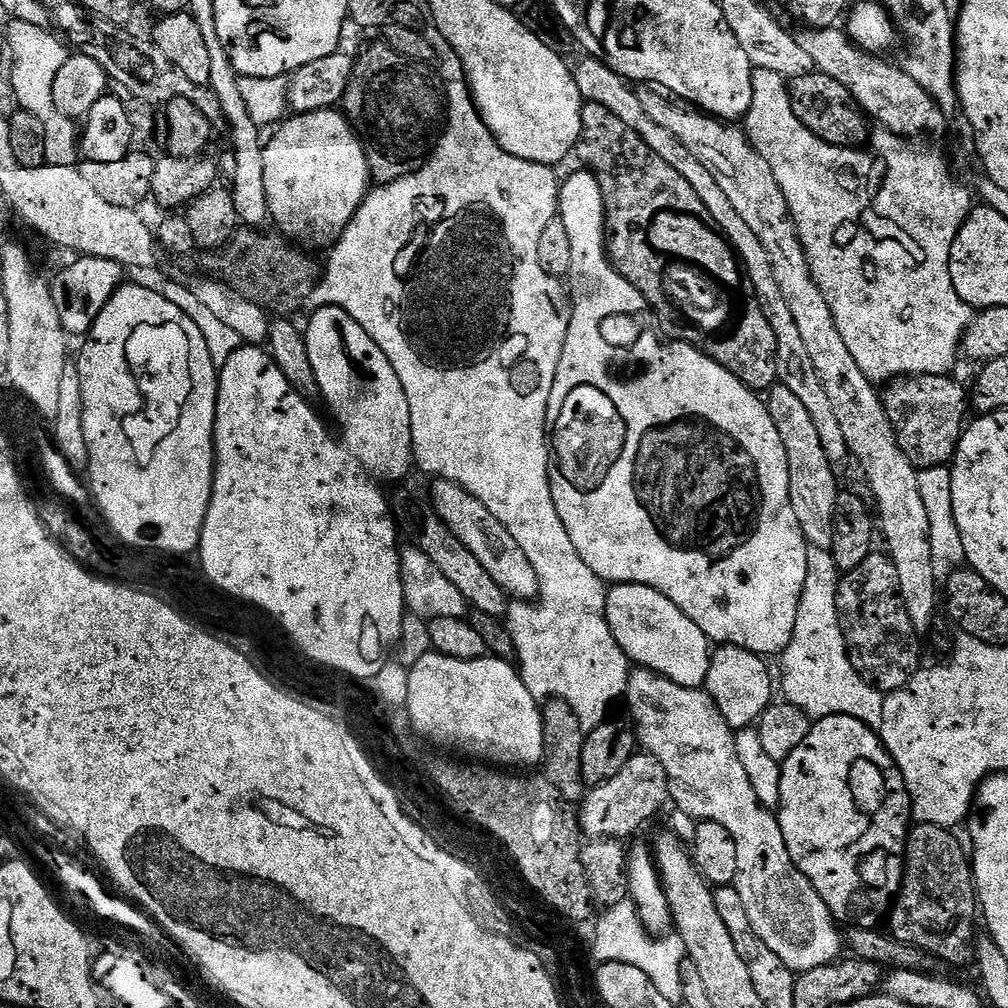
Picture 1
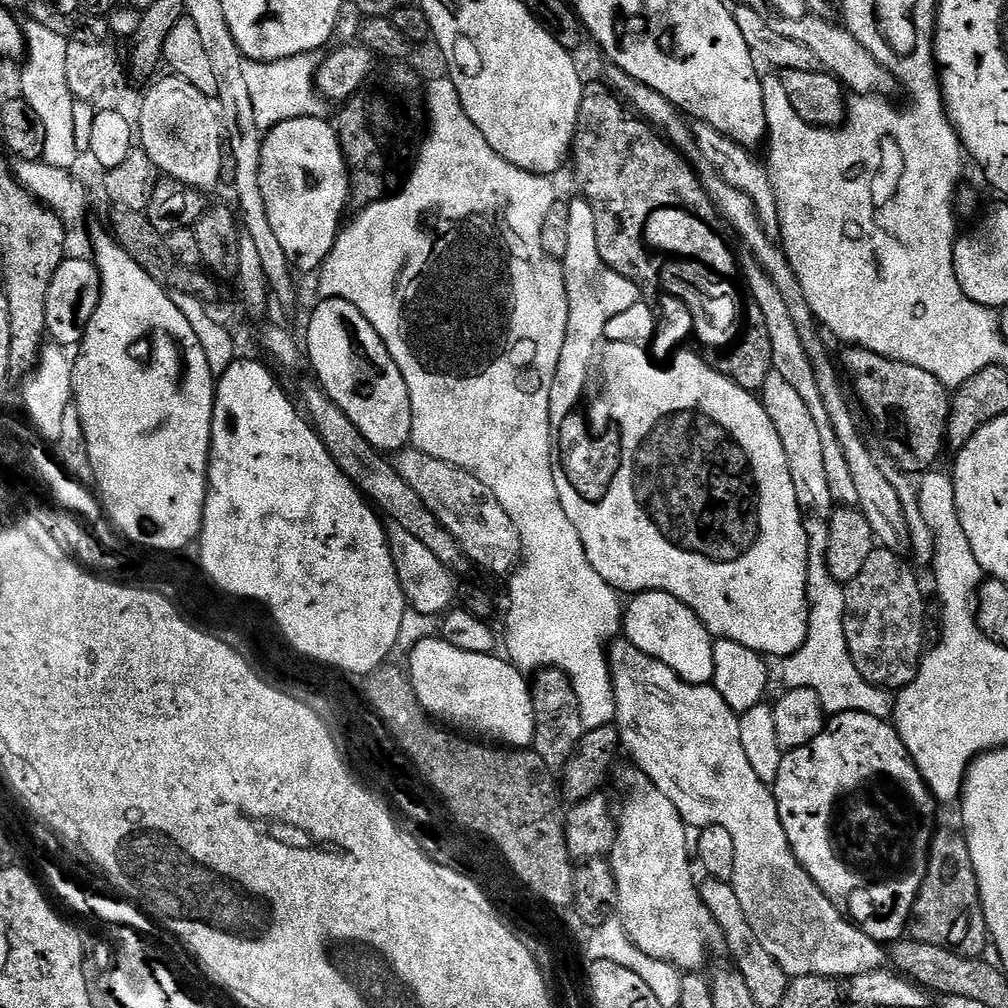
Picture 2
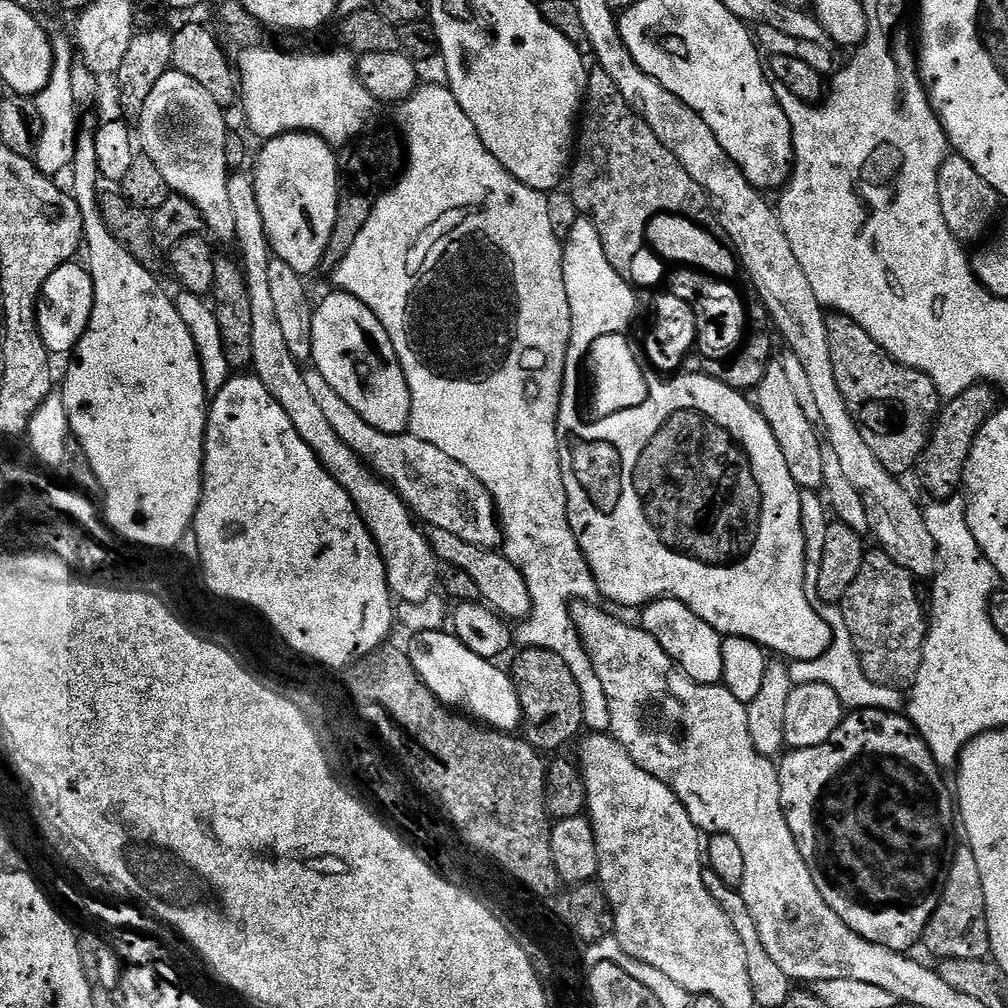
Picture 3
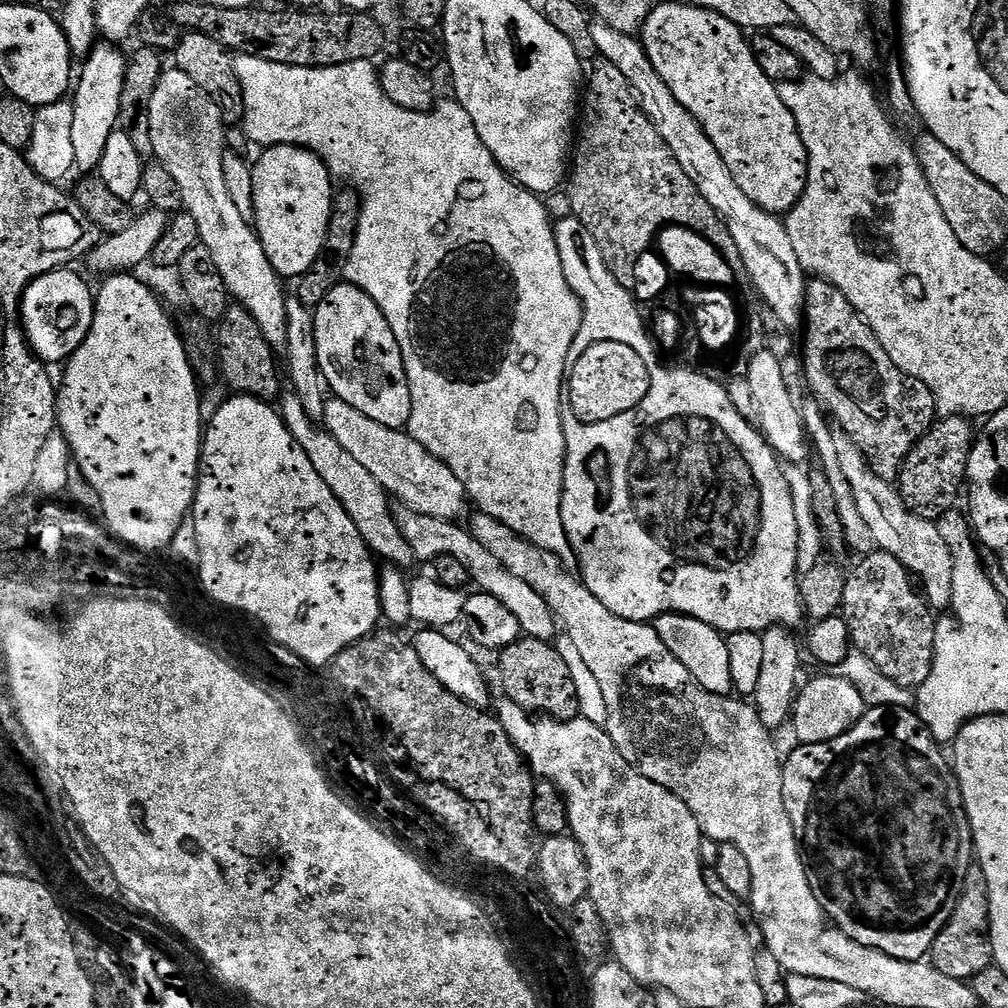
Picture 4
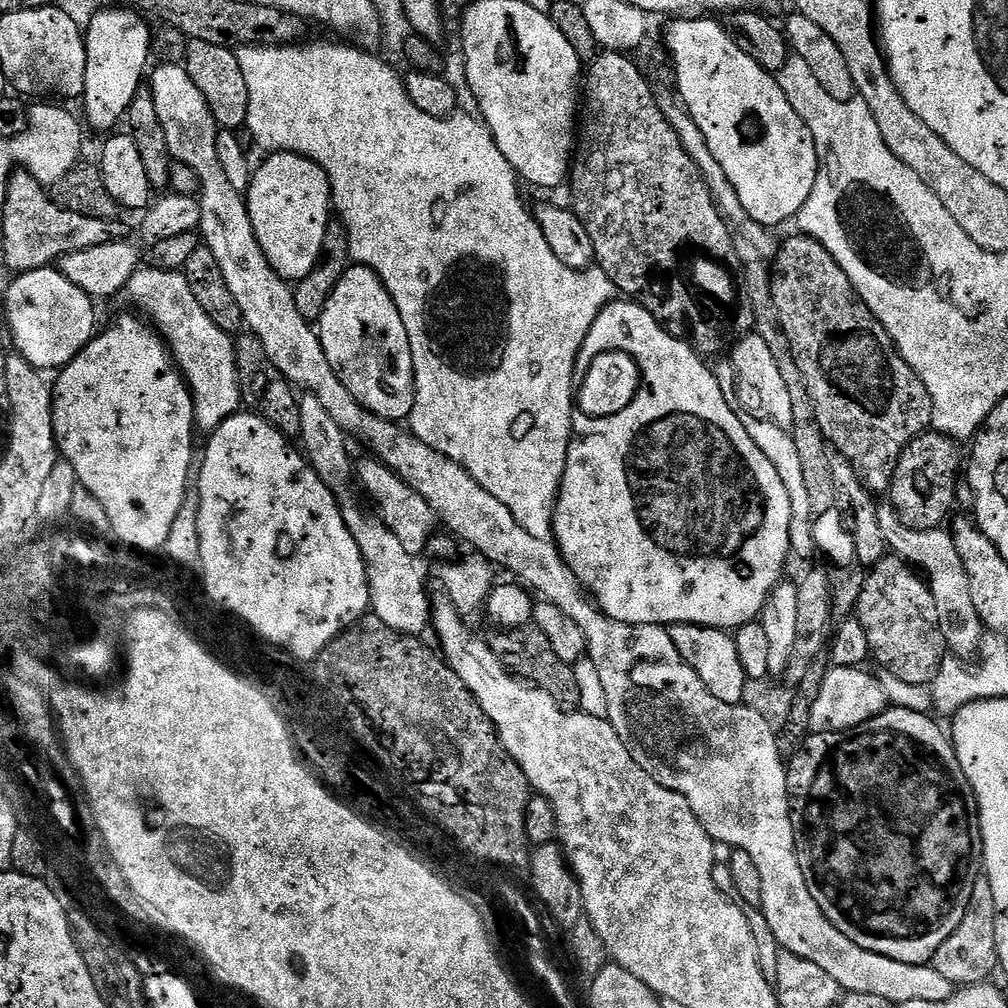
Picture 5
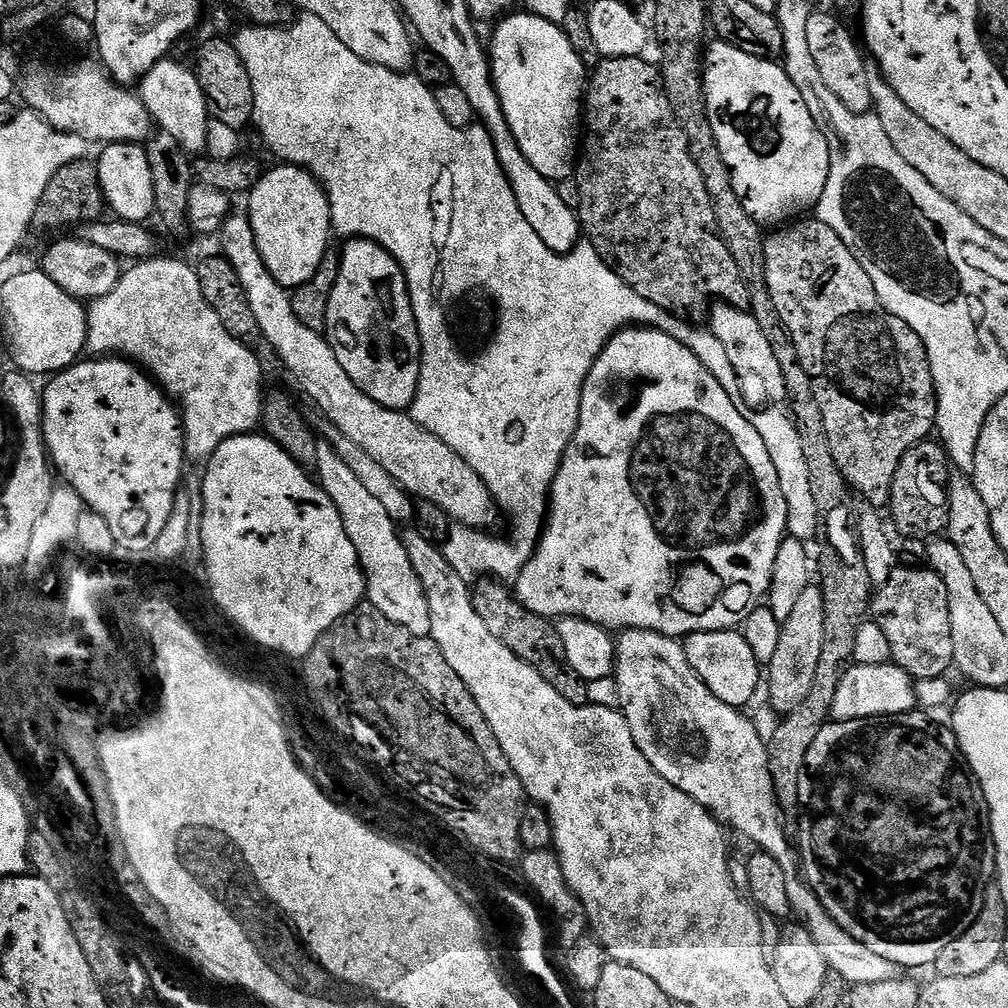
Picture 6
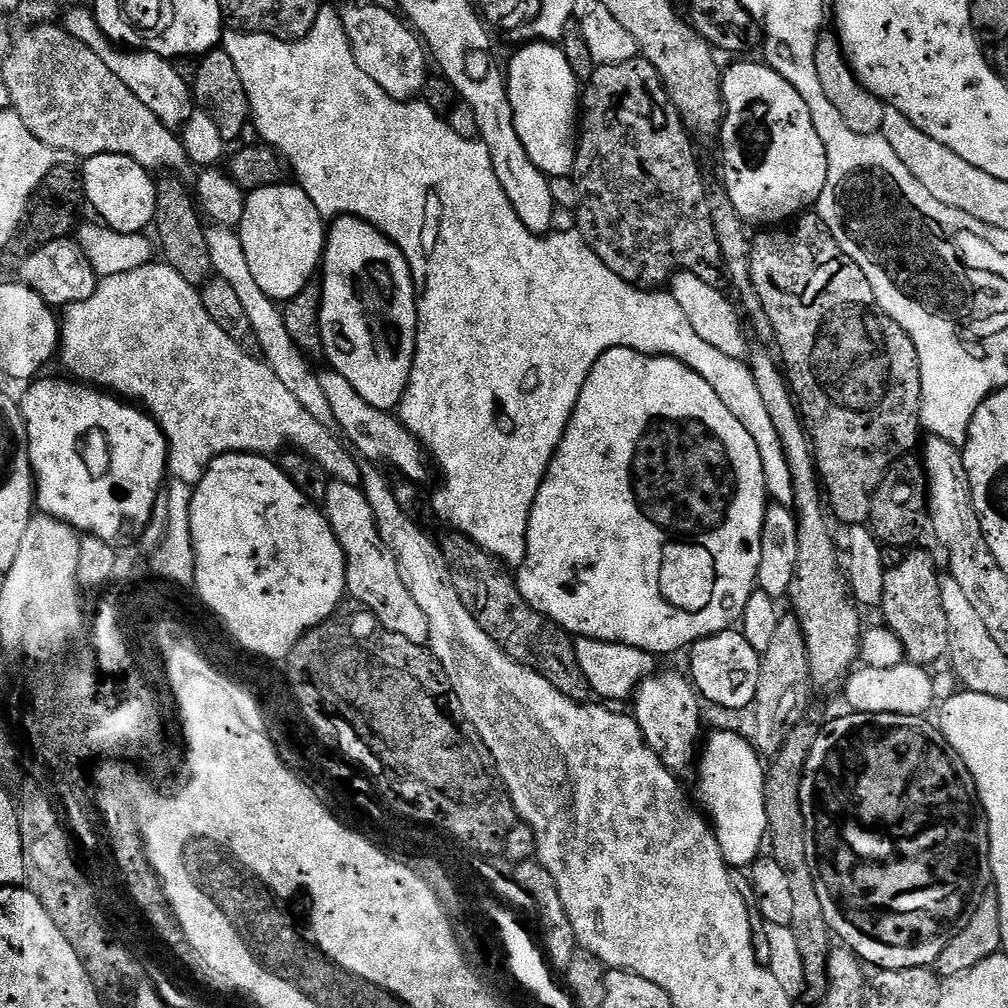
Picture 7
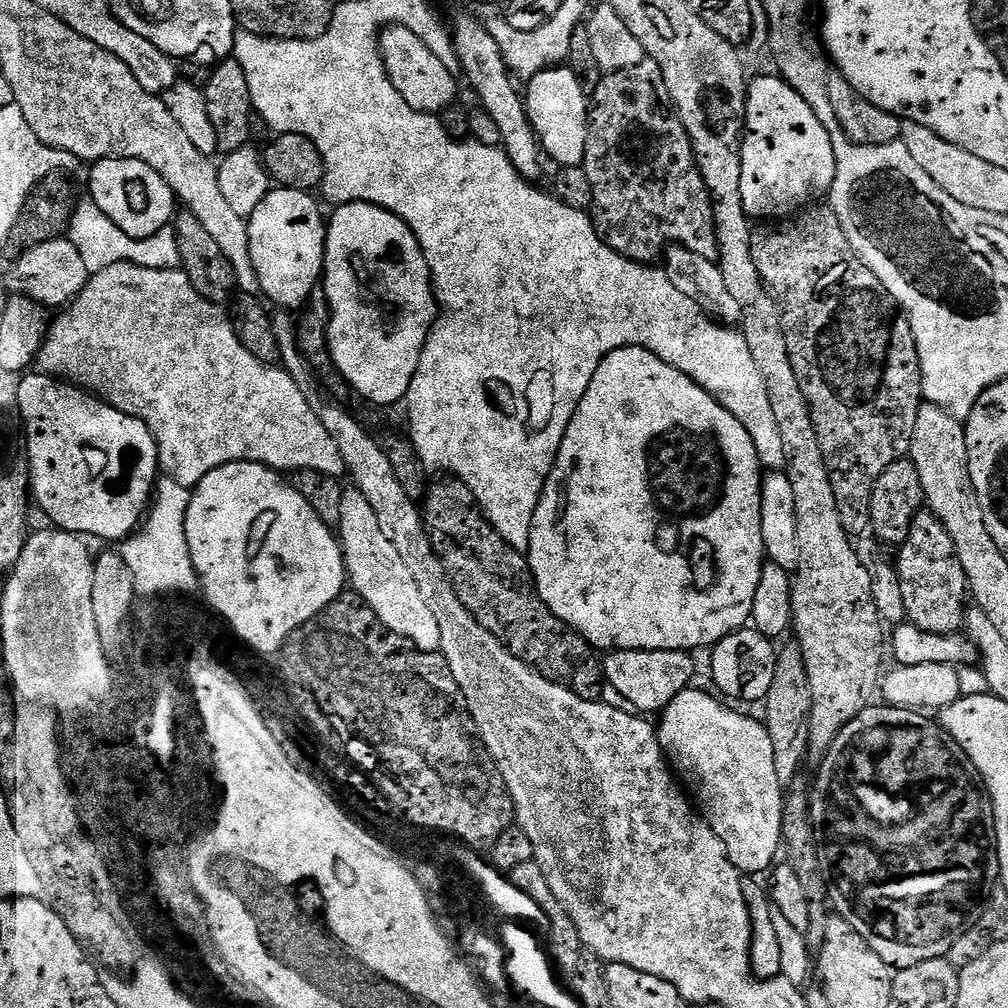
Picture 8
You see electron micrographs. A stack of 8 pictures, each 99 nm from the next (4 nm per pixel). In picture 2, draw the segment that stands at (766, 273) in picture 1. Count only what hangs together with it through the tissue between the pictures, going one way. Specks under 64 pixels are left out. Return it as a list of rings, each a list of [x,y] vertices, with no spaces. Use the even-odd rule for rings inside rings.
[[[751,254],[739,257],[739,267],[744,273],[744,280],[750,286],[750,294],[758,302],[762,309],[762,318],[766,318],[766,330],[770,333],[770,350],[772,351],[772,371],[782,374],[790,387],[796,391],[810,409],[814,423],[818,426],[818,435],[822,442],[822,459],[826,469],[826,479],[830,481],[830,494],[833,501],[840,506],[859,505],[858,489],[854,483],[854,477],[850,466],[846,462],[846,454],[842,450],[842,442],[838,442],[838,434],[834,434],[834,422],[830,422],[830,413],[826,410],[826,402],[822,402],[822,390],[818,390],[818,378],[814,378],[814,366],[812,360],[806,354],[806,346],[802,346],[802,338],[798,334],[798,328],[792,318],[782,294],[778,294],[778,288],[762,270],[762,266]]]

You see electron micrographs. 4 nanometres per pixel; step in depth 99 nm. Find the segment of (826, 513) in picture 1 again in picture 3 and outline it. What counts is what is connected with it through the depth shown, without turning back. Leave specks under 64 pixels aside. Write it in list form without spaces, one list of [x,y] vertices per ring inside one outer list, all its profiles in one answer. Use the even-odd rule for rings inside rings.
[[[769,363],[762,382],[754,389],[754,403],[762,418],[766,418],[770,430],[774,430],[778,446],[782,446],[782,458],[786,458],[786,466],[790,466],[790,478],[794,478],[796,487],[801,490],[823,489],[821,433],[817,425],[806,418],[802,406],[798,406],[798,398],[790,387],[783,363]]]

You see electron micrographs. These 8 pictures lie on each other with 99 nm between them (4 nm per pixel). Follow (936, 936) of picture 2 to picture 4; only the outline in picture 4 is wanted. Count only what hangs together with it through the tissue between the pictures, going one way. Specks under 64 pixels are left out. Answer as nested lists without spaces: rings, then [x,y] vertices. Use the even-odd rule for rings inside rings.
[[[974,862],[966,874],[966,882],[962,886],[958,906],[954,906],[954,914],[950,914],[950,922],[946,922],[938,938],[934,938],[930,953],[932,967],[942,970],[946,978],[958,978],[965,982],[970,982],[978,974],[982,974],[982,970],[993,967],[989,922],[990,894],[986,886],[986,874],[980,869],[979,863]]]

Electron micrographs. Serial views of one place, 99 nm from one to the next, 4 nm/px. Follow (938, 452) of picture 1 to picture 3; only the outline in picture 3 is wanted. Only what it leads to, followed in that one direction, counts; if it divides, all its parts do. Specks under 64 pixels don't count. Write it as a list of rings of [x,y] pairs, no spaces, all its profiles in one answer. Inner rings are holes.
[[[832,314],[827,321],[838,390],[842,390],[854,422],[860,427],[862,438],[866,438],[866,446],[874,450],[874,458],[886,466],[890,475],[904,478],[911,468],[913,471],[917,467],[936,427],[942,407],[936,384],[926,374],[898,363],[850,317]]]

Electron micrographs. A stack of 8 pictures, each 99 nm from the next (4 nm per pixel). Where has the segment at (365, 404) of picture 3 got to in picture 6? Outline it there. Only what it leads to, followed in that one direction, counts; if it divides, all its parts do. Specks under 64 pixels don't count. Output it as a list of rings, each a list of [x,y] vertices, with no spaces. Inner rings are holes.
[[[352,238],[347,241],[344,253],[339,253],[340,269],[330,294],[322,335],[328,341],[338,366],[354,382],[354,386],[370,399],[395,412],[411,409],[420,381],[420,335],[412,314],[407,285],[399,265],[388,253],[371,240]]]

